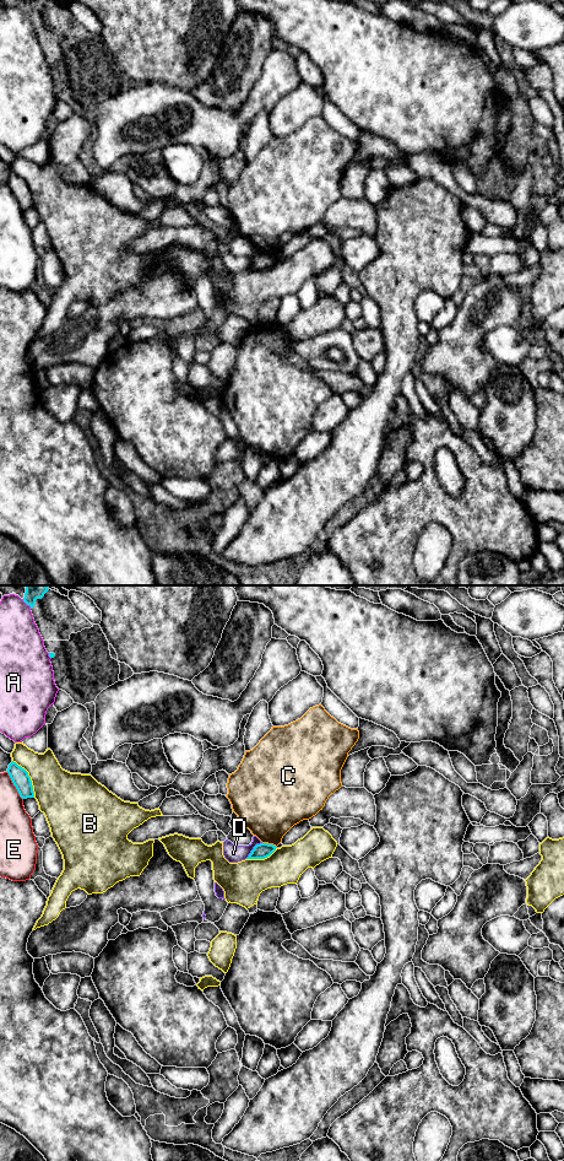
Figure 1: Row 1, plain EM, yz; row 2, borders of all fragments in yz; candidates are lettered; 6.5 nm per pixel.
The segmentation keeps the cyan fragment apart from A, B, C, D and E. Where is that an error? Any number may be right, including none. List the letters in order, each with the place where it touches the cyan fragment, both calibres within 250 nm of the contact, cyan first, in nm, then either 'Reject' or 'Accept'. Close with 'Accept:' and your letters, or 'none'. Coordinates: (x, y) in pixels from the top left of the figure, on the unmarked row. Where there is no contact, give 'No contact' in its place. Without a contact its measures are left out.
A: Touches cyan at yz (27, 15). Thickness 90 nm (cyan) against 280 nm. Reject
B: Touches cyan at yz (30, 188). Thickness 120 nm (cyan) against 320 nm. Reject
C: Touches cyan at yz (270, 255). Thickness 100 nm (cyan) against 400 nm. Reject
D: Touches cyan at yz (253, 260). Thickness 100 nm (cyan) against 120 nm. Accept
E: Touches cyan at yz (14, 195). Thickness 120 nm (cyan) against 200 nm. Reject
Accept: D

